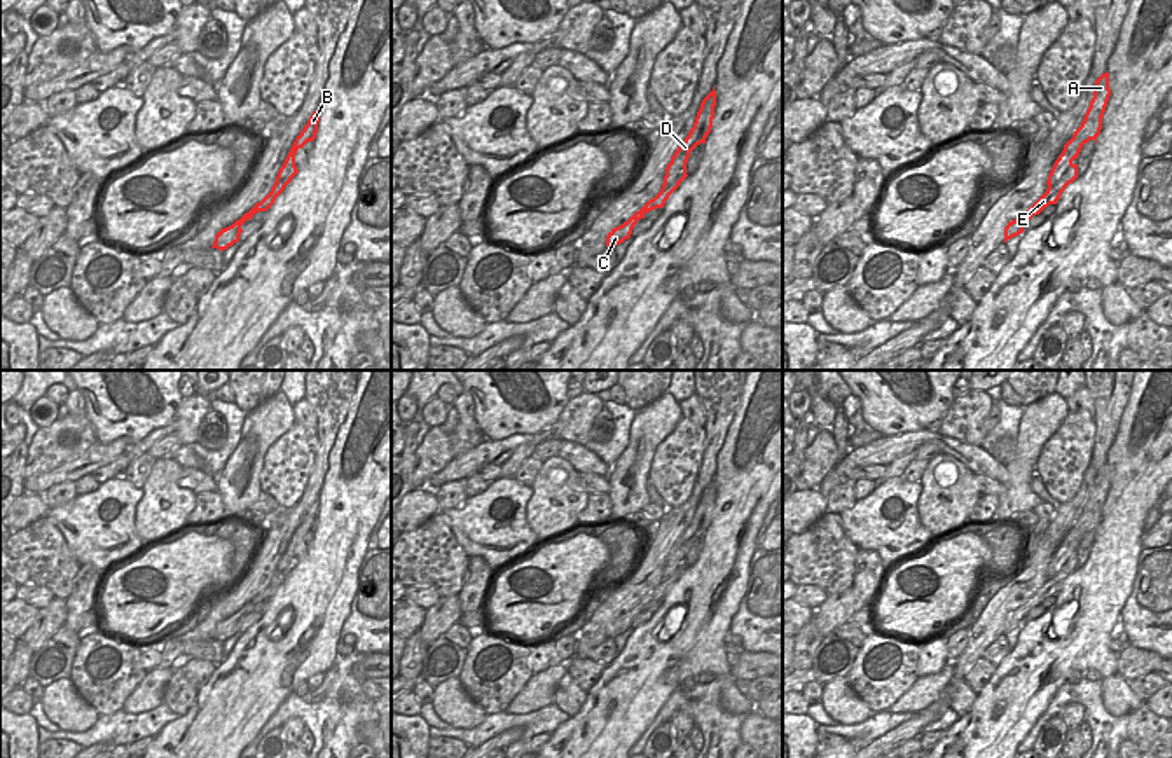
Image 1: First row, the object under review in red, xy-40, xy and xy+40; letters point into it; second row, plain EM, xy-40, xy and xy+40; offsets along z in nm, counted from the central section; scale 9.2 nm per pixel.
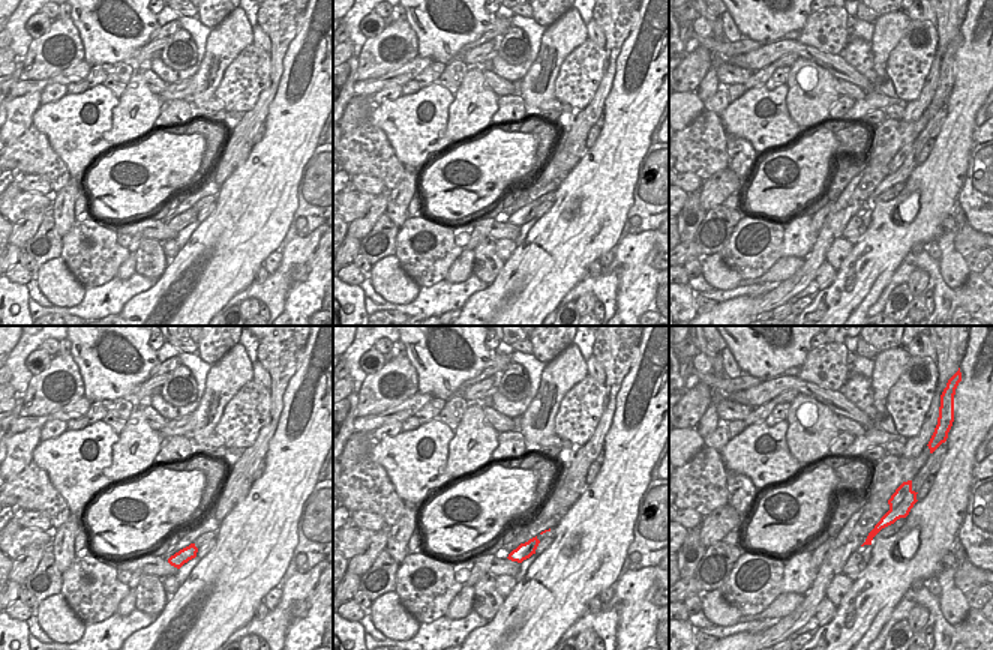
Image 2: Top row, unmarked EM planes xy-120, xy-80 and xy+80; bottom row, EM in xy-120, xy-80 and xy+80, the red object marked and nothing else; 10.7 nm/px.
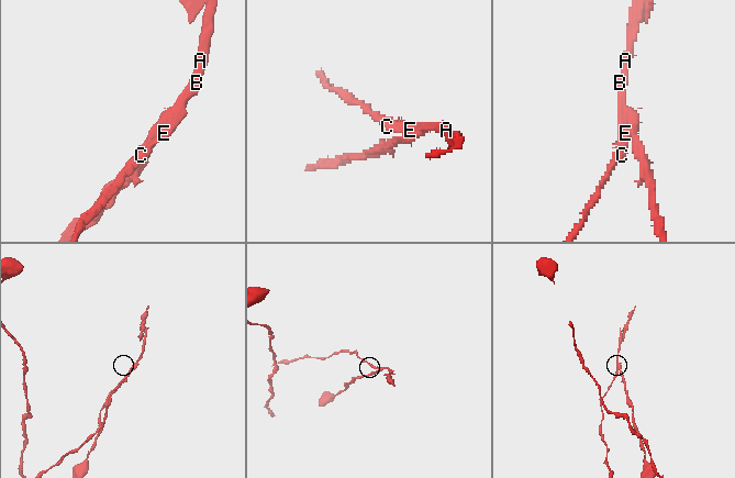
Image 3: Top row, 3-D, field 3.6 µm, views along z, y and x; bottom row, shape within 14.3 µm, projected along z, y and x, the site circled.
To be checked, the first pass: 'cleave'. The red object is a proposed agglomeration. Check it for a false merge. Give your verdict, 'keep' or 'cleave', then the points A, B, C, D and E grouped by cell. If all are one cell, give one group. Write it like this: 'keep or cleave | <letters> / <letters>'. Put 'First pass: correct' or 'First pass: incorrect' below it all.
cleave | A B D / C E
First pass: correct

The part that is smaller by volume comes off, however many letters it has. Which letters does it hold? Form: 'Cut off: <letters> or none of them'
Cut off: C, E

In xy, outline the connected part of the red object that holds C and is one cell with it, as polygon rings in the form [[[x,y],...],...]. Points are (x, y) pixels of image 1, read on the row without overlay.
[[[686,557],[679,562],[678,569],[665,576],[662,575],[660,583],[650,590],[639,603],[636,603],[627,613],[622,617],[611,620],[606,627],[606,637],[615,639],[617,636],[624,634],[625,631],[631,629],[634,617],[645,610],[645,606],[651,601],[664,599],[665,592],[669,587],[679,578],[679,575],[686,569]]]

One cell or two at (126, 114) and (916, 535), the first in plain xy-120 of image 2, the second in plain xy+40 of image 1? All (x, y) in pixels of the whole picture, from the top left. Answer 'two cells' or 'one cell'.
two cells

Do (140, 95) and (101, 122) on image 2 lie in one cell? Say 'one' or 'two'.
two

